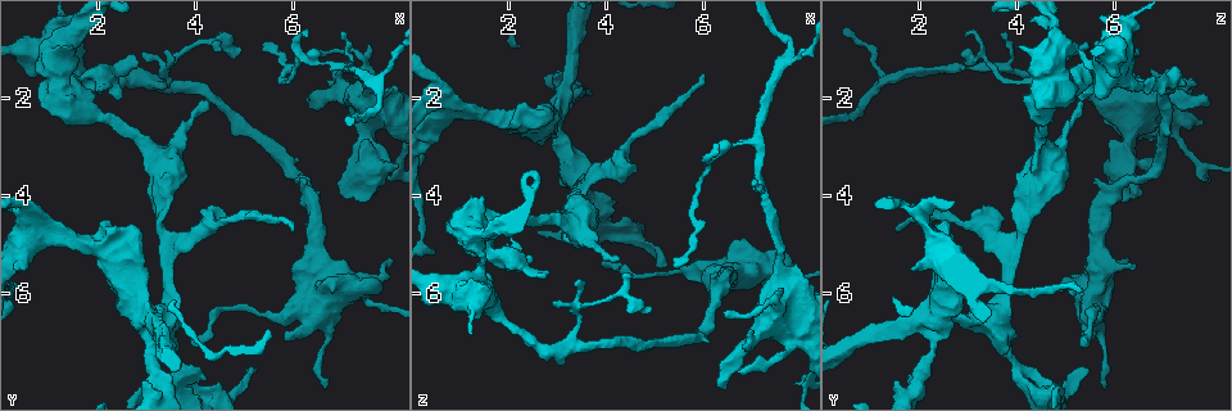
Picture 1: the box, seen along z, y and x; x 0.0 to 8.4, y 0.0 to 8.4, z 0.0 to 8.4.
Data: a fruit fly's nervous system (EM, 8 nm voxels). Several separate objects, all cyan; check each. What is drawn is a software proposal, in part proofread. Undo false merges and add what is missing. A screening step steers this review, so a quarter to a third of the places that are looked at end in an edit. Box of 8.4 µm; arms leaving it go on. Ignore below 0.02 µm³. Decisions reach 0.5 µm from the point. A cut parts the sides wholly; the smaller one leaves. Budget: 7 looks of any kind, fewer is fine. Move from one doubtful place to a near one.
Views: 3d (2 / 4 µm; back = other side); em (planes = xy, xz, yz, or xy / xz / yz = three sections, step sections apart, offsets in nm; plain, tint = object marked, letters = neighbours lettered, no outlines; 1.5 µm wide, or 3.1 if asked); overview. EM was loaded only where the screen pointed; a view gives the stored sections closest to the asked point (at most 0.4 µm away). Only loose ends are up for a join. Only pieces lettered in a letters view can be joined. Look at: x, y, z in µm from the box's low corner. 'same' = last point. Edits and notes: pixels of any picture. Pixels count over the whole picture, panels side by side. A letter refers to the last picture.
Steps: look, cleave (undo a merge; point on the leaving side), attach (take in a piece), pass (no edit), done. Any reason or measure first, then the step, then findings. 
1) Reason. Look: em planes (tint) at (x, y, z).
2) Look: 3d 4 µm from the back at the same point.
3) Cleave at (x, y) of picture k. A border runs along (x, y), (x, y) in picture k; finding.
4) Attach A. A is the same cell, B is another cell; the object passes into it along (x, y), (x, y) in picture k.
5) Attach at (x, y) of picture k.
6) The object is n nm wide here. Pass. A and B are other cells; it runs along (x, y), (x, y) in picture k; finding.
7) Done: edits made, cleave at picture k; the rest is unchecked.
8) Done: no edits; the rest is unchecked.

Free end. Look: em yz step 8 (letters) at (7.95, 5.25, 6.25).

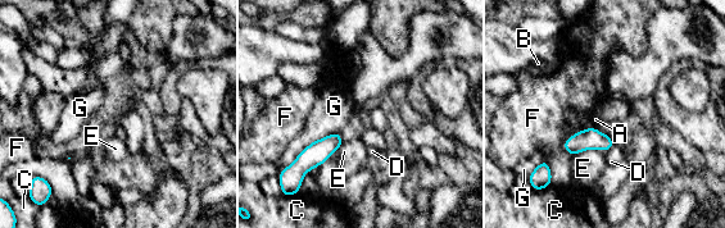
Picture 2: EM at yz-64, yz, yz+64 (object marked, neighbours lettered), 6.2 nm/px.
Cut it another way. Look: em planes (letters) at the same point.

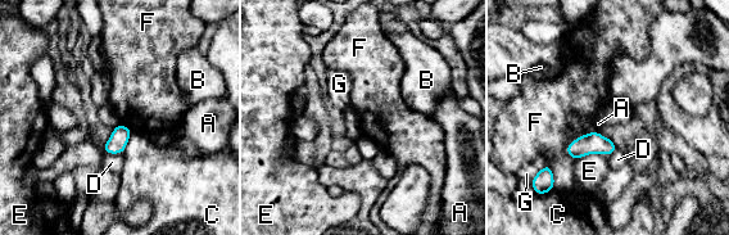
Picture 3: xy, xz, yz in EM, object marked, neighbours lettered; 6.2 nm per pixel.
Pass. A, B, C, D, E, F and G are other cells; a border runs along (585, 134), (565, 149), (575, 162) in picture 3; no lettered piece goes on from it.

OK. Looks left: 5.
Free end. Look: 3d 2 µm at (6.35, 2.10, 7.85).

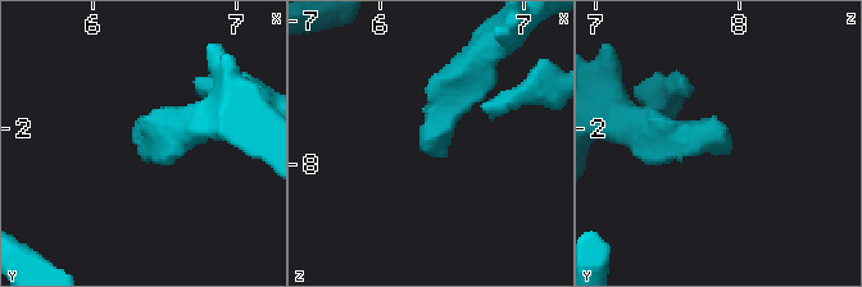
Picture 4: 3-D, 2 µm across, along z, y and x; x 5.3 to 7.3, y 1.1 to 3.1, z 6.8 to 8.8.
Need the tissue. Look: em xz step 8 (letters) at (6.30, 2.10, 7.88).

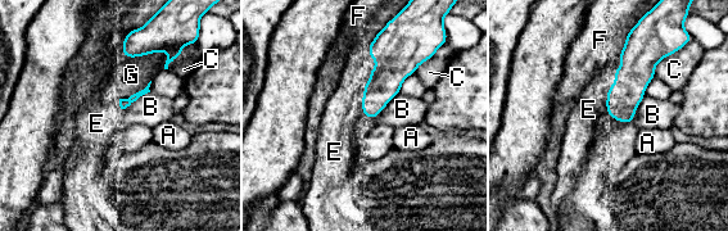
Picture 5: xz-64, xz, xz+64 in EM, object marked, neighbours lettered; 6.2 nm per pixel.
Attach E. E is the same cell, A, B, C, F and G are other cells; it goes on there.

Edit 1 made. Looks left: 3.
Look: overview.

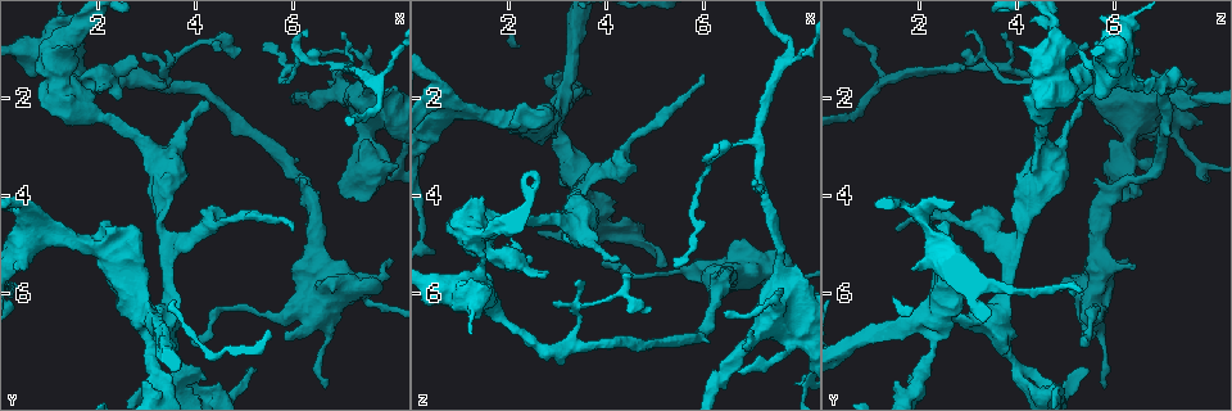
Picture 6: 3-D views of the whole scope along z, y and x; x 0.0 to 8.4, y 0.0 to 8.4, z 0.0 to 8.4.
Look: em planes (tint) at (4.15, 4.65, 3.25).

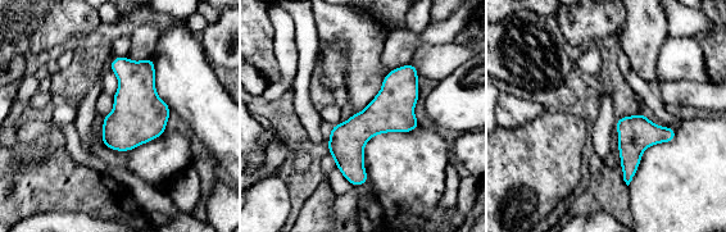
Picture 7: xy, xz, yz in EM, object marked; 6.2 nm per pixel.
See the neighbours. Look: em planes (letters) at the same point.

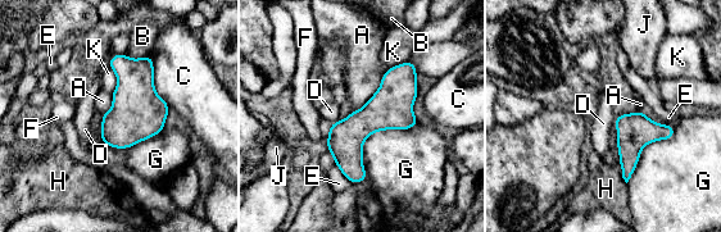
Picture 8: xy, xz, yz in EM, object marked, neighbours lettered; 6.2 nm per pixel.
The longest contact is with G, 550 nm. Pass. A, B, C, D, E, F, G, H, J and K are other cells; a border runs along (388, 69), (379, 89), (353, 112) in picture 8; continuous, no second neuron.

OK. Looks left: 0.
Done: edits made, attach at picture 5; the rest is unchecked.

